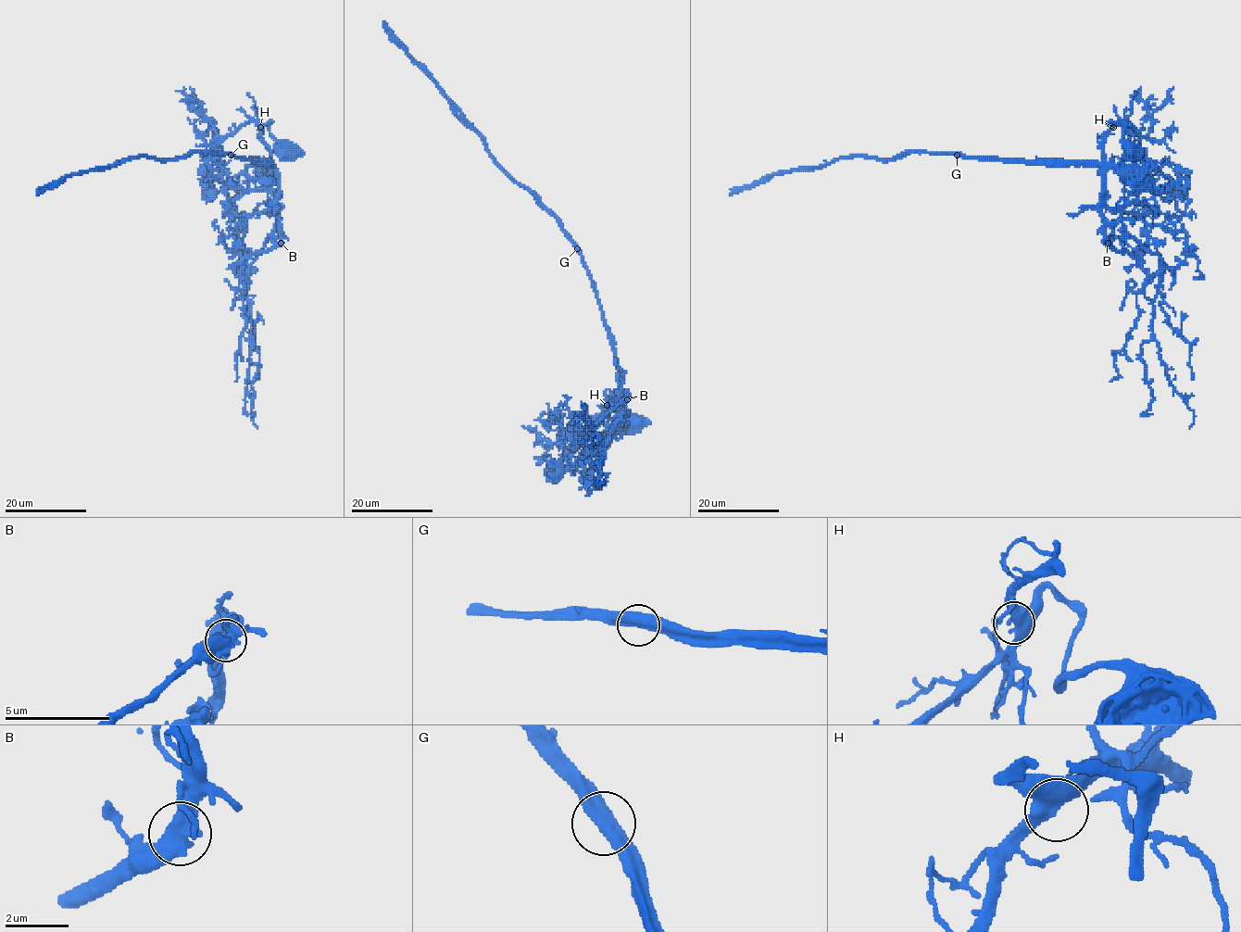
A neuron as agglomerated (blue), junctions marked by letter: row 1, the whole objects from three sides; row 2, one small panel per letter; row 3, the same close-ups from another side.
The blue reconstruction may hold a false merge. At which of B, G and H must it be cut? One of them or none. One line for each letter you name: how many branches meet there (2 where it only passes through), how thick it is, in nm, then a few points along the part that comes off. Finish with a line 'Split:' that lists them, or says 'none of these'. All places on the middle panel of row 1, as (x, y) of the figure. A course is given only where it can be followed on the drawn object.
G: branches 2; calibre 550 nm; course (577, 248), (611, 338), (622, 403), (612, 427), (566, 471), (553, 477), (557, 469), (544, 459)
Split: G

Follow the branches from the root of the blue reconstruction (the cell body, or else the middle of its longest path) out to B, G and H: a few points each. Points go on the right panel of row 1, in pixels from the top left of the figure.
B: (1133, 151), (1133, 144), (1121, 141), (1123, 125), (1109, 121), (1100, 204), (1108, 243)
G: (1133, 151), (1133, 144), (1121, 141), (1123, 125), (1109, 121), (1101, 162), (1006, 162), (967, 158), (957, 155)
H: (1133, 151), (1133, 144), (1121, 141), (1123, 125), (1114, 121), (1108, 123), (1113, 127)

